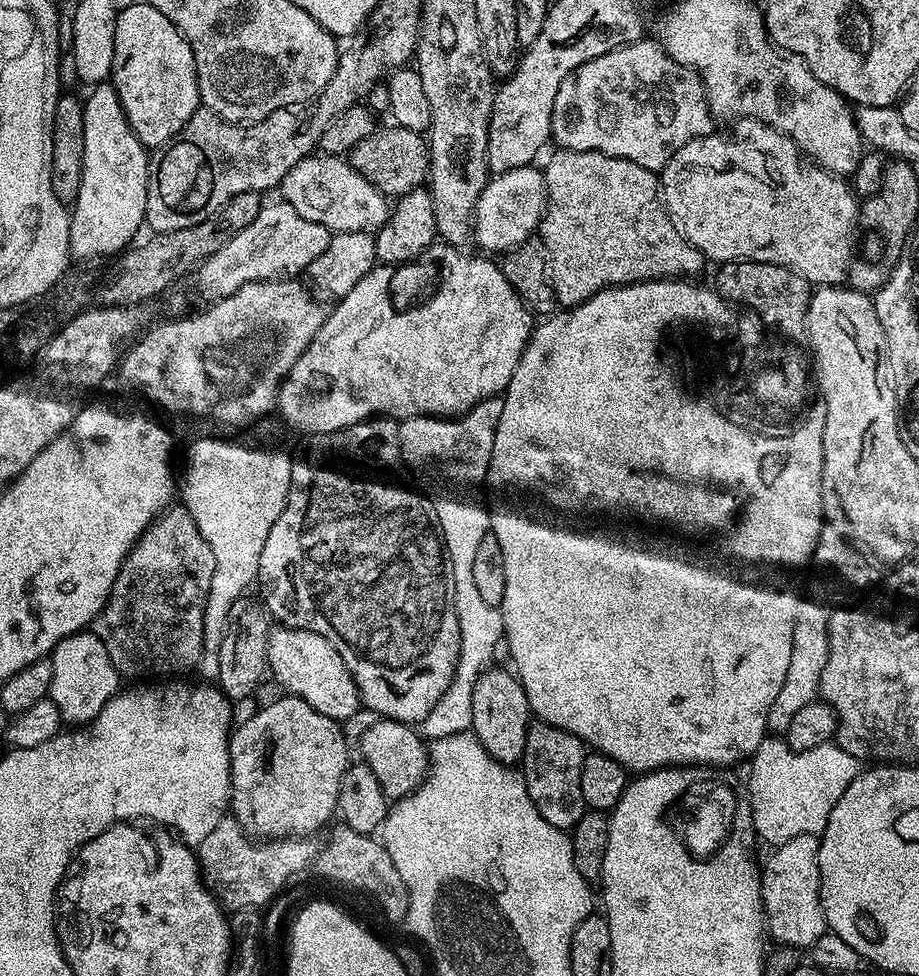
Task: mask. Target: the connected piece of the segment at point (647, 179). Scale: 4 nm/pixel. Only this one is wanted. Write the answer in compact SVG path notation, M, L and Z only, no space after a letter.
M569 148L556 150L548 165L543 165L542 171L548 191L548 208L540 221L538 236L548 251L548 266L557 305L572 308L594 298L594 294L603 288L619 288L622 284L699 277L696 275L706 265L706 257L676 229L668 217L661 200L657 173L626 158Z

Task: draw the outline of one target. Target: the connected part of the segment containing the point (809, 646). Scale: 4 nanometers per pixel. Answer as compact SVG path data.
M808 598L798 602L798 611L794 614L794 644L790 650L790 668L786 670L786 680L782 682L782 690L778 690L778 698L774 698L774 706L770 706L768 715L768 732L787 733L790 718L802 710L802 706L813 703L820 691L822 666L826 664L828 653L828 618L829 609L815 604Z

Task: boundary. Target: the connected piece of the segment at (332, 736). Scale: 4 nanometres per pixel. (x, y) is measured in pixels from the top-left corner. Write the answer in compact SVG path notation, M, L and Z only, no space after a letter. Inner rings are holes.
M281 695L281 700L272 700L265 708L260 708L245 724L237 723L231 733L228 742L228 753L232 759L232 795L230 797L230 812L235 816L236 821L243 826L245 832L253 838L304 838L309 834L316 834L320 827L327 822L337 811L338 786L342 786L342 774L346 774L350 763L348 757L348 744L344 741L344 732L339 723L331 720L326 714L314 710L302 698Z

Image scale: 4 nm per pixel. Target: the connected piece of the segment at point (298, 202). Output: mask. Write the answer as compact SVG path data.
M313 154L301 160L287 172L279 187L281 199L293 206L302 218L309 219L318 225L326 226L332 233L338 232L376 232L391 216L389 199L383 192L377 190L368 179L363 178L352 167L351 163L339 156Z

